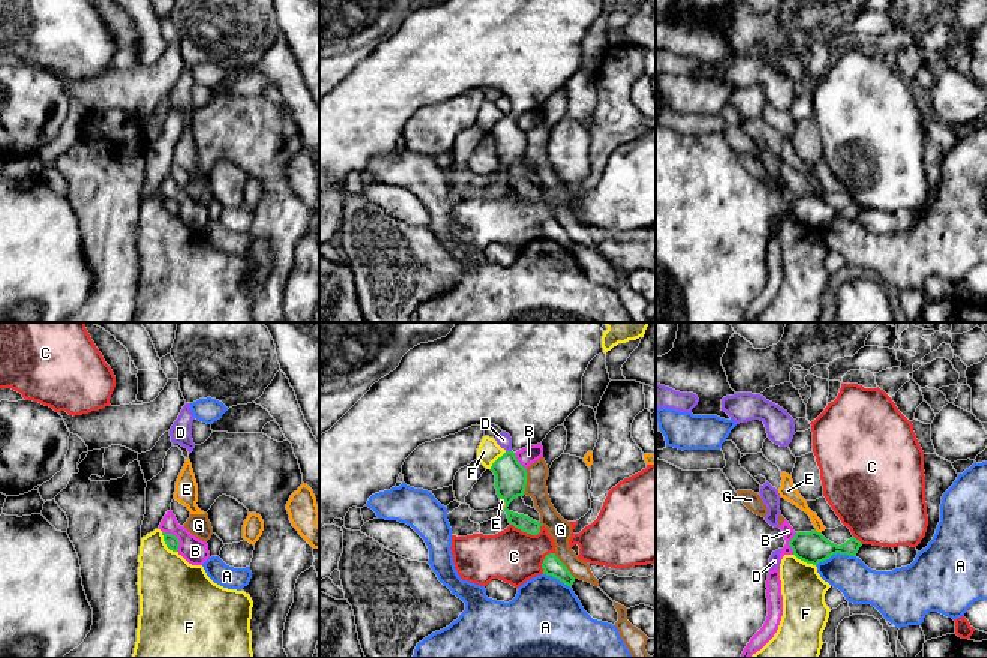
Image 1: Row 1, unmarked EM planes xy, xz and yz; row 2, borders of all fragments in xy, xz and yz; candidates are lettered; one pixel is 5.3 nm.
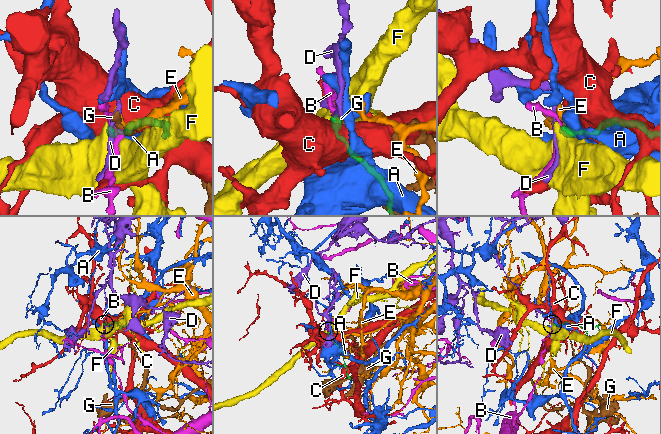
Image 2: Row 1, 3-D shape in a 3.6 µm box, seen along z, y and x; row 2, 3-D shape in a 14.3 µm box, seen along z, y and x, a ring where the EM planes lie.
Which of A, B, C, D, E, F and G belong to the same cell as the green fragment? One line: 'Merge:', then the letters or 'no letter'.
Merge: no letter

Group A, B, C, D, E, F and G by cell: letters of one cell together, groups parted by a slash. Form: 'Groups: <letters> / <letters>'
Groups: A / B / C / D / E / F / G

